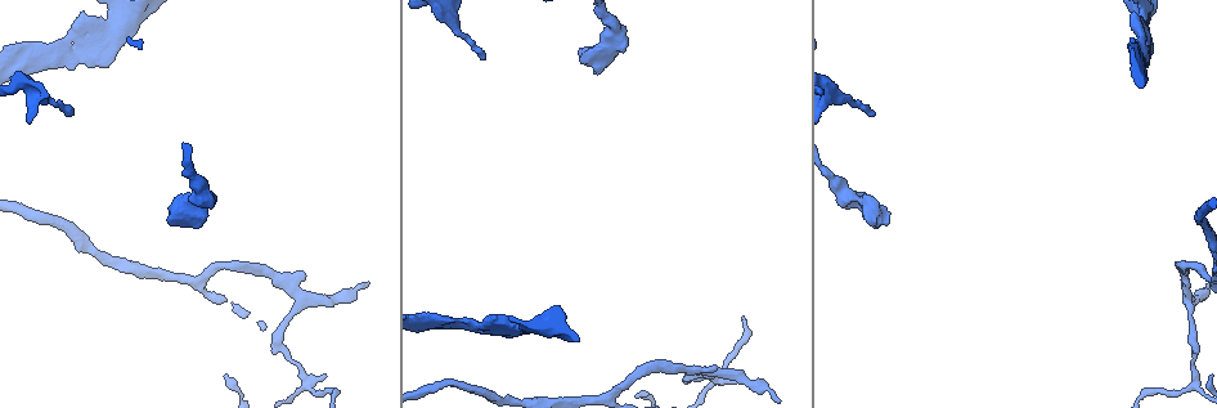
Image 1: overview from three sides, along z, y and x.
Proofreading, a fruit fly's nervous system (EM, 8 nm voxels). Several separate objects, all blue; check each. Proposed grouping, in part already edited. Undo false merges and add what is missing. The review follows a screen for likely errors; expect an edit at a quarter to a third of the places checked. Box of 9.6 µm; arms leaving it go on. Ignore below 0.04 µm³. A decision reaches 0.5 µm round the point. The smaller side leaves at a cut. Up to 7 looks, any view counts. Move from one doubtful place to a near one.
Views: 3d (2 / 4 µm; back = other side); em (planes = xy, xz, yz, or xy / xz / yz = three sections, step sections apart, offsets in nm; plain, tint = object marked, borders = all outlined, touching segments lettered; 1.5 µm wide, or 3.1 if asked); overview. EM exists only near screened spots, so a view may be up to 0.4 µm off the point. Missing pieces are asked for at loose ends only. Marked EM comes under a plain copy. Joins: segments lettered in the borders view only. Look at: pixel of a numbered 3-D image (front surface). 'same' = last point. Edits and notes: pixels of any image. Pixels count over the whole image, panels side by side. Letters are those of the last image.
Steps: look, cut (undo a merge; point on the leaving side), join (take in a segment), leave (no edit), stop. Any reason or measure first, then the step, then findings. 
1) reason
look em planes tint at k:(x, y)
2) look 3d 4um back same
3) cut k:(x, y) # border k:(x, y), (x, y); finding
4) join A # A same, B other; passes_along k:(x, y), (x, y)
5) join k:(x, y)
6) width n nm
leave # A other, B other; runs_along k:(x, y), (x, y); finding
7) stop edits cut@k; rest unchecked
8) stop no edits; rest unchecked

abrupt turn
look 3d 2um back at 1:(689, 378)

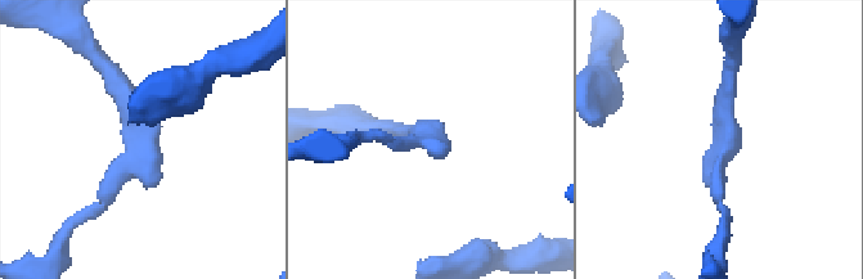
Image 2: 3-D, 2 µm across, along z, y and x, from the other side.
need the tissue
look em xy step 8 tint at 2:(724, 148)

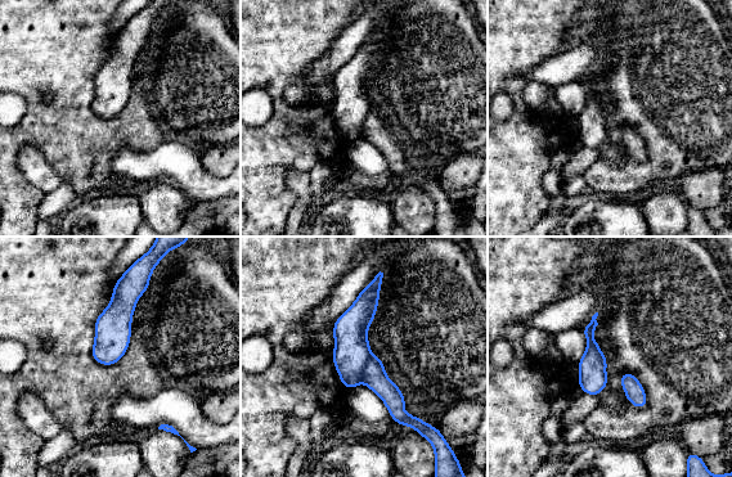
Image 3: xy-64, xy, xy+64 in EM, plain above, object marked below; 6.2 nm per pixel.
another direction
look em yz step 4 borders same

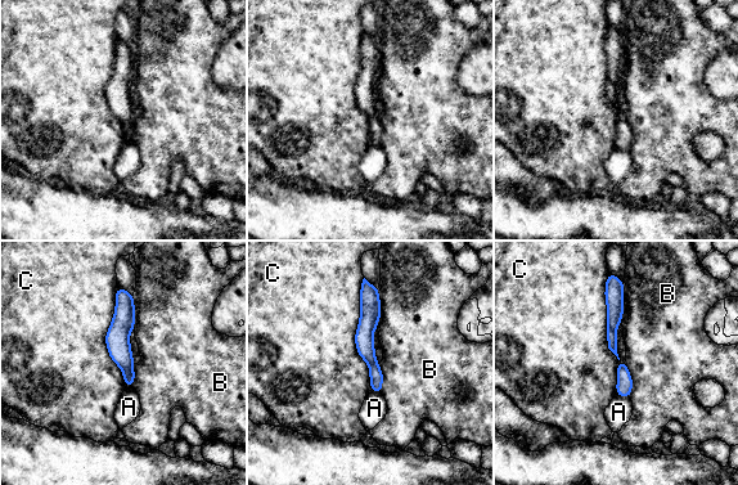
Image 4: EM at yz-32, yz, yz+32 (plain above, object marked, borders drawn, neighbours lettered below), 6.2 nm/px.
cut 4:(129, 377) # A other, B other, C other; border 4:(124, 371), (133, 372); two cells meet here

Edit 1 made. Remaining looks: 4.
look 3d 2um at 1:(873, 115)

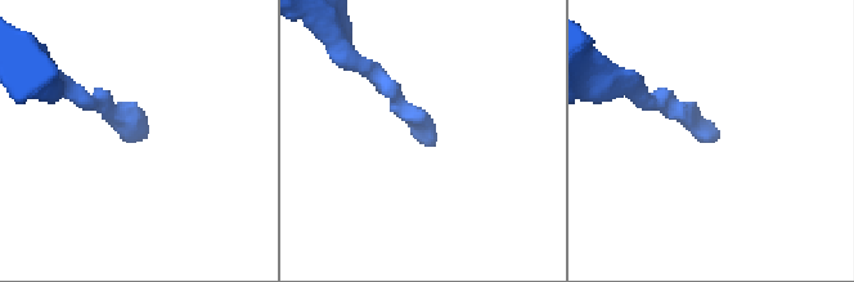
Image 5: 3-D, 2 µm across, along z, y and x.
look em xy step 8 borders at 5:(719, 134)

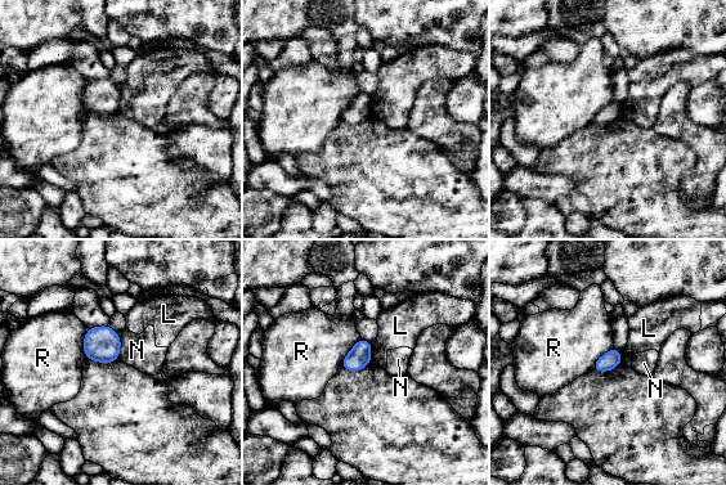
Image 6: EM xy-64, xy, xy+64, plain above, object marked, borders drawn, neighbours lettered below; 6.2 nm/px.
cut it another way
look em planes borders same

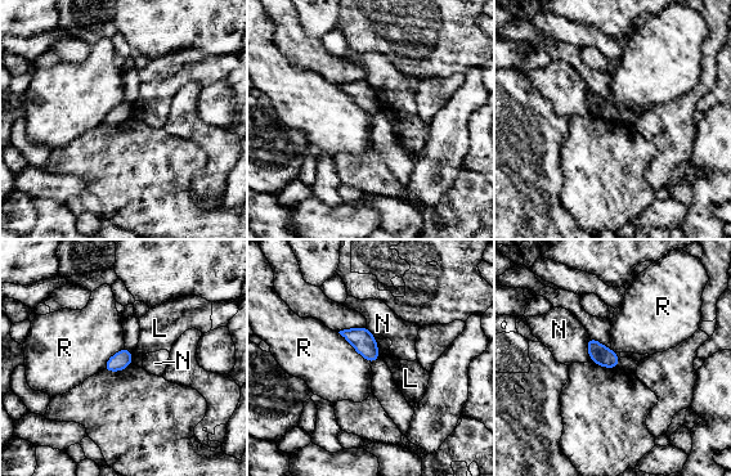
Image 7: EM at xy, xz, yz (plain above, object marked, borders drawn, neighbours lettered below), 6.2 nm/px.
leave # L other, N other, R other; border 7:(337, 332), (371, 363); none of them fits

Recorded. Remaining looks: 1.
stop edits cut@4; rest unchecked

